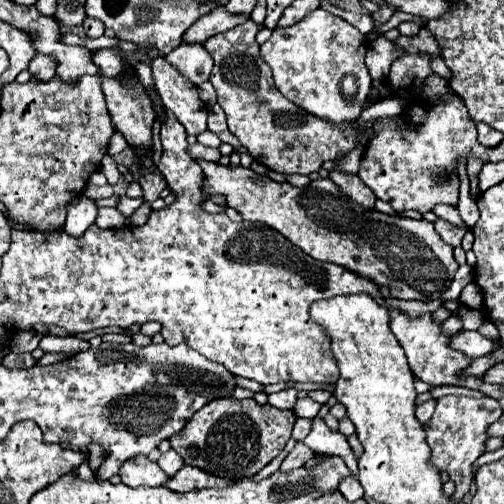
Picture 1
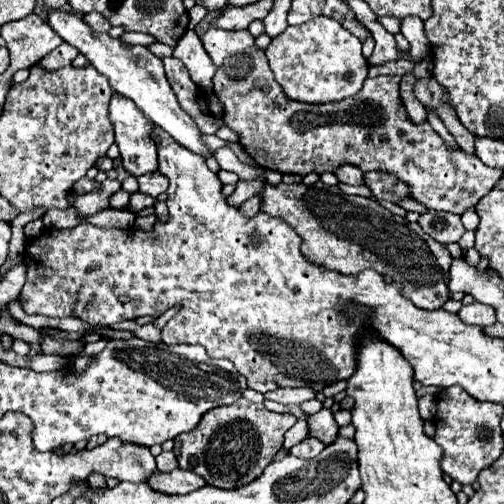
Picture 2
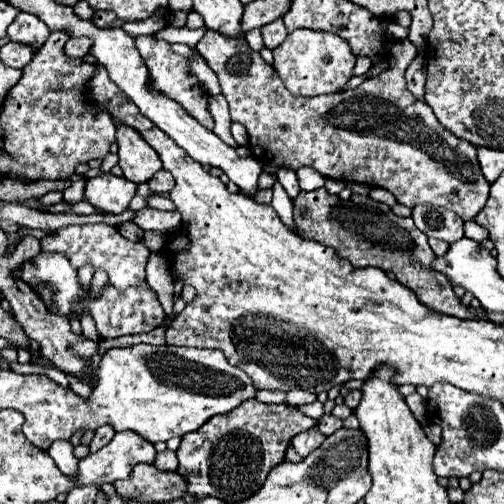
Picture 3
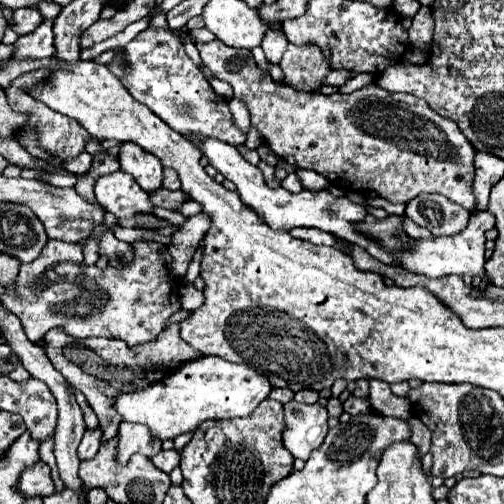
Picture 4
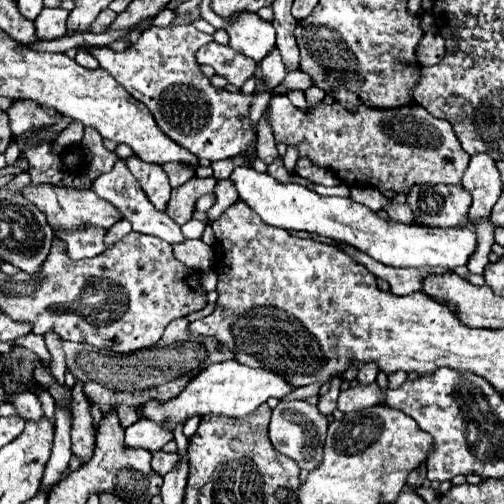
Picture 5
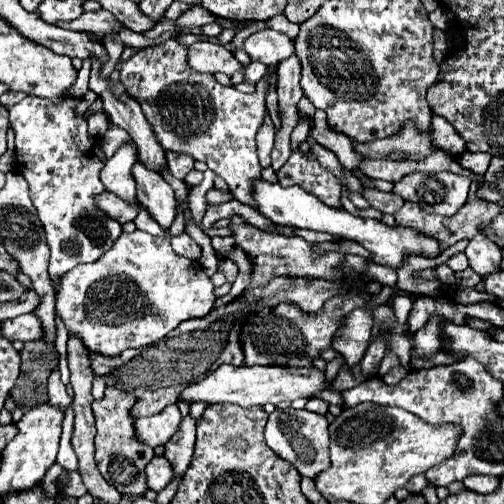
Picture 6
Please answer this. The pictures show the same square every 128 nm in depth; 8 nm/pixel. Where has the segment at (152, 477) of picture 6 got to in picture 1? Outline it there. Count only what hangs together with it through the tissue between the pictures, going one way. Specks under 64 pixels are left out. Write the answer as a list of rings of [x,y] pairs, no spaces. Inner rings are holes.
[[[168,450],[166,454],[162,454],[158,458],[158,466],[168,474],[168,476],[174,476],[182,466],[184,466],[184,460],[180,460],[180,456],[174,452],[174,450]]]

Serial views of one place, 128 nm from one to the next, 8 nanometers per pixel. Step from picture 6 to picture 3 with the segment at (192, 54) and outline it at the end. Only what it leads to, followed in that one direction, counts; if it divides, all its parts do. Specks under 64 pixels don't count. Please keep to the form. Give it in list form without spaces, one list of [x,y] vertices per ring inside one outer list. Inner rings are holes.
[[[206,30],[204,38],[196,44],[200,56],[216,72],[222,96],[230,104],[232,122],[240,122],[248,132],[248,148],[262,166],[298,170],[310,166],[326,178],[342,182],[362,182],[366,186],[380,186],[390,190],[396,200],[408,208],[416,204],[442,206],[456,212],[464,220],[472,220],[486,204],[490,184],[480,172],[476,148],[442,128],[432,108],[412,96],[406,88],[404,72],[416,56],[416,46],[406,40],[396,40],[389,54],[390,68],[354,90],[338,94],[322,94],[316,98],[296,98],[282,84],[276,70],[262,60],[262,56],[248,46],[244,38],[228,38],[220,32]]]

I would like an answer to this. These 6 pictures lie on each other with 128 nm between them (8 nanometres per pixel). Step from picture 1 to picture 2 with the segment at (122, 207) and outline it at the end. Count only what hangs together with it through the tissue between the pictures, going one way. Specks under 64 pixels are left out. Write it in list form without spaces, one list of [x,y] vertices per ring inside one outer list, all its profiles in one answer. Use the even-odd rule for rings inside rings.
[[[136,192],[136,194],[130,196],[130,204],[128,204],[128,208],[130,208],[132,212],[140,212],[140,210],[144,210],[144,208],[148,208],[148,206],[154,206],[154,204],[156,204],[156,200],[144,196],[142,192]]]

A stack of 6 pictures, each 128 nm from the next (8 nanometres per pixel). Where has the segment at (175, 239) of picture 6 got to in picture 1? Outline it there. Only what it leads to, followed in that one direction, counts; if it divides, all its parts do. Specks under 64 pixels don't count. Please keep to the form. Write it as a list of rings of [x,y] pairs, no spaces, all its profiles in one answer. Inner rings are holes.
[[[106,154],[104,156],[104,160],[102,160],[102,168],[100,168],[104,174],[108,174],[108,182],[110,184],[116,184],[118,182],[118,176],[120,176],[120,172],[118,172],[118,164],[116,164],[116,160],[110,156],[110,154]],[[78,196],[76,200],[72,200],[72,204],[68,204],[64,232],[68,232],[70,236],[82,236],[86,232],[86,228],[94,224],[96,214],[98,214],[98,208],[96,208],[94,200]]]

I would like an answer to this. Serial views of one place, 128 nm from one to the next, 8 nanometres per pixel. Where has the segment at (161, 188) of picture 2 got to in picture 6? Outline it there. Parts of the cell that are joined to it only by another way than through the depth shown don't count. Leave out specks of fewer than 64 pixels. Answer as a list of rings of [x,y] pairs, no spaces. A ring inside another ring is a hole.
[[[166,152],[166,164],[168,164],[168,170],[174,178],[178,180],[184,180],[186,174],[194,168],[194,160],[192,156],[188,154],[178,154],[178,152]]]

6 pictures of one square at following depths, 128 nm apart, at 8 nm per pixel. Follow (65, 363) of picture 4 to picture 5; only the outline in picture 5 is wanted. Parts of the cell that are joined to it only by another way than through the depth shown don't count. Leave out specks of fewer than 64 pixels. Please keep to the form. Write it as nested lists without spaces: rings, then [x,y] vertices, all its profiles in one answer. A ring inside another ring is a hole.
[[[178,318],[166,326],[162,340],[156,342],[152,348],[130,352],[124,356],[112,352],[110,348],[90,348],[80,350],[74,358],[66,360],[66,364],[68,370],[76,376],[76,380],[84,384],[84,394],[88,396],[90,404],[96,404],[102,410],[102,414],[116,412],[120,426],[126,428],[140,418],[136,414],[136,408],[140,404],[152,398],[158,398],[162,402],[170,400],[187,386],[196,372],[208,368],[210,364],[232,358],[232,352],[216,348],[216,340],[196,340],[192,334],[188,334],[186,328],[188,320]]]

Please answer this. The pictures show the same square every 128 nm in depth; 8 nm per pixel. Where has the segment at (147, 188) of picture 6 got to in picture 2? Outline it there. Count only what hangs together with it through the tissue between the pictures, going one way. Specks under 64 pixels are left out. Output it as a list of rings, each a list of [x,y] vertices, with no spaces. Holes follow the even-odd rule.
[[[114,92],[110,100],[110,122],[116,132],[116,144],[120,148],[124,168],[142,176],[158,168],[156,142],[152,140],[154,124],[136,108],[136,104]]]

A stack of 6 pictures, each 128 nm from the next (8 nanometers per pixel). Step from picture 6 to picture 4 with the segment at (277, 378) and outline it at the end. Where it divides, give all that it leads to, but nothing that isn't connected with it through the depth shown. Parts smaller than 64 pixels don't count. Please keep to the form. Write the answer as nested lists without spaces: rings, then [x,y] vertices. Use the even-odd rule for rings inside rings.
[[[200,356],[174,368],[168,376],[136,392],[120,392],[114,400],[116,412],[124,422],[148,426],[154,438],[174,440],[180,434],[194,432],[206,420],[224,420],[248,416],[270,392],[264,376],[246,364],[232,364],[220,356]]]

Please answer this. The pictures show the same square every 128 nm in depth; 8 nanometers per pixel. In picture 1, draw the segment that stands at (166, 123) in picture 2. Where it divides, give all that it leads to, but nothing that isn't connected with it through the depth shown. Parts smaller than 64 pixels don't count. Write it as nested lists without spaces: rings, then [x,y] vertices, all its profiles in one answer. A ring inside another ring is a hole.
[[[96,50],[94,64],[100,64],[100,72],[104,76],[120,76],[124,72],[124,58],[116,50]],[[134,64],[134,70],[136,70],[136,76],[140,78],[144,90],[152,90],[154,88],[154,80],[152,80],[150,66],[146,66],[146,64]]]

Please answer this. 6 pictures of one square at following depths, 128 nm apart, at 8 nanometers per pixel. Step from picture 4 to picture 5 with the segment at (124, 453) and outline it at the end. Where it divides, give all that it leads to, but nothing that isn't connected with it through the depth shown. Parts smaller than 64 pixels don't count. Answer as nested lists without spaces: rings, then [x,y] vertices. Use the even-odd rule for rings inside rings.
[[[138,420],[126,428],[126,440],[132,448],[144,448],[148,452],[160,450],[172,440],[172,432],[150,420]]]

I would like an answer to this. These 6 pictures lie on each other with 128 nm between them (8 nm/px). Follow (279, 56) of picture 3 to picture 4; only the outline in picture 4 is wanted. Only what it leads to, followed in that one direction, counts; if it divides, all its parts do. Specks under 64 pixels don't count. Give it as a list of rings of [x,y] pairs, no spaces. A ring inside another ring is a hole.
[[[288,42],[280,68],[284,72],[284,84],[298,92],[318,92],[322,88],[322,80],[334,70],[320,46],[296,46],[292,42]]]

